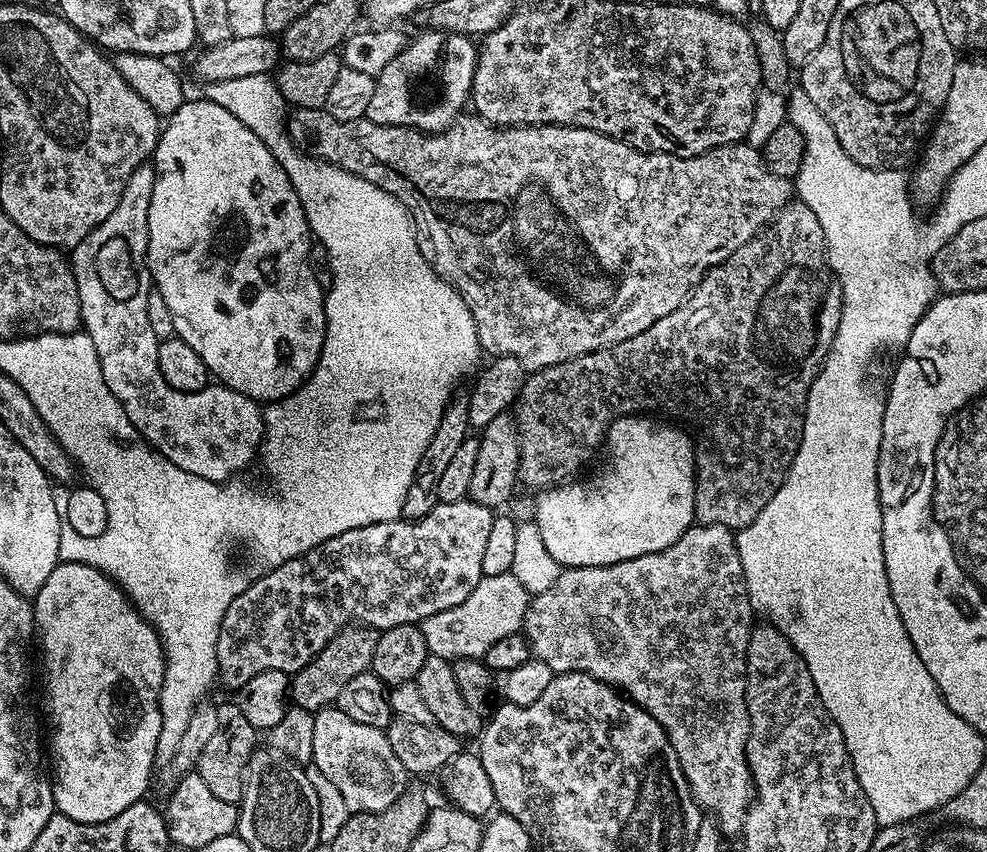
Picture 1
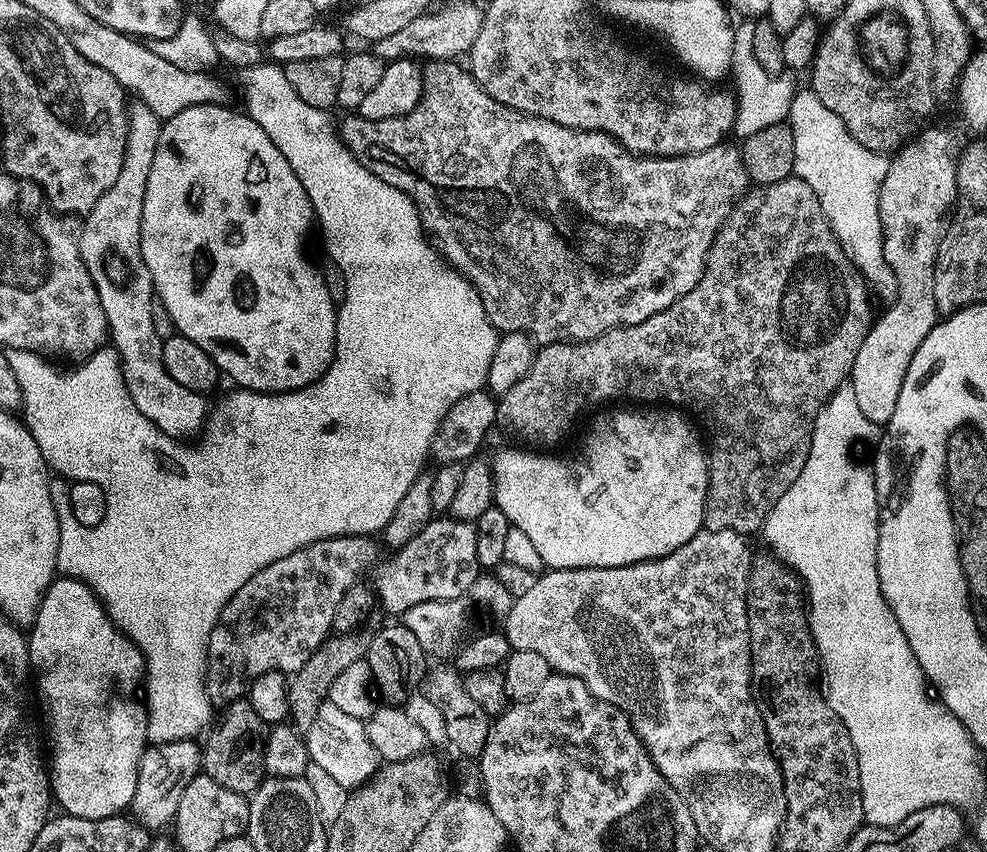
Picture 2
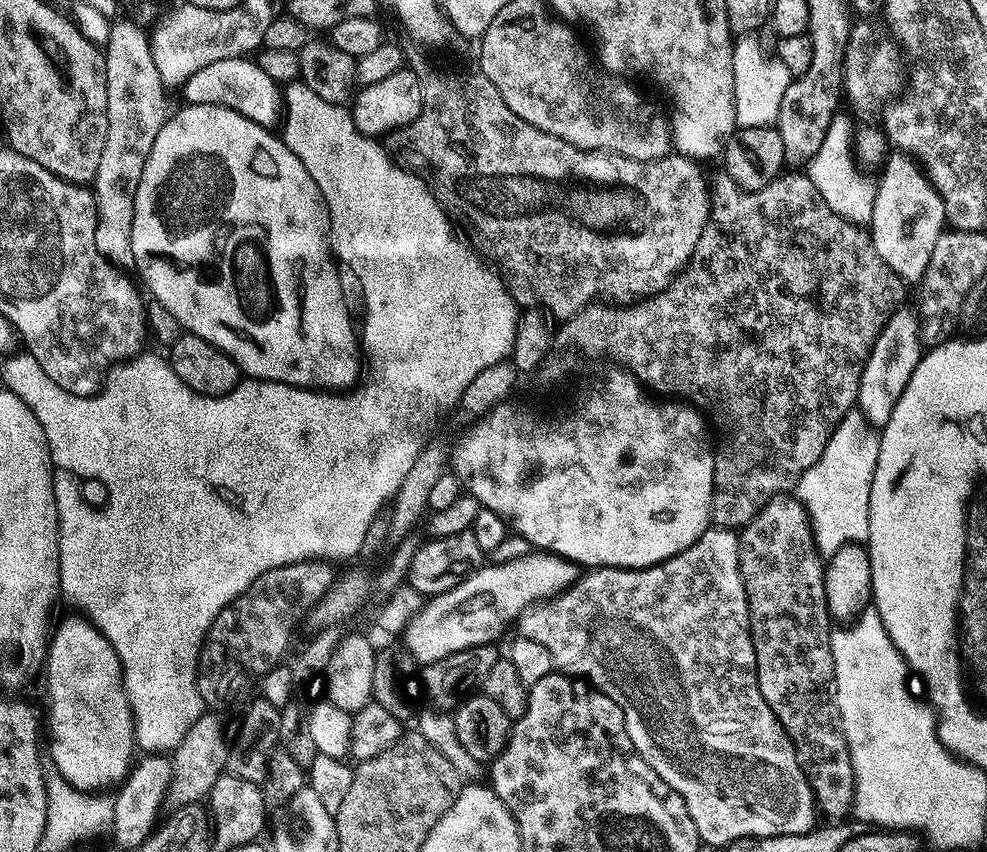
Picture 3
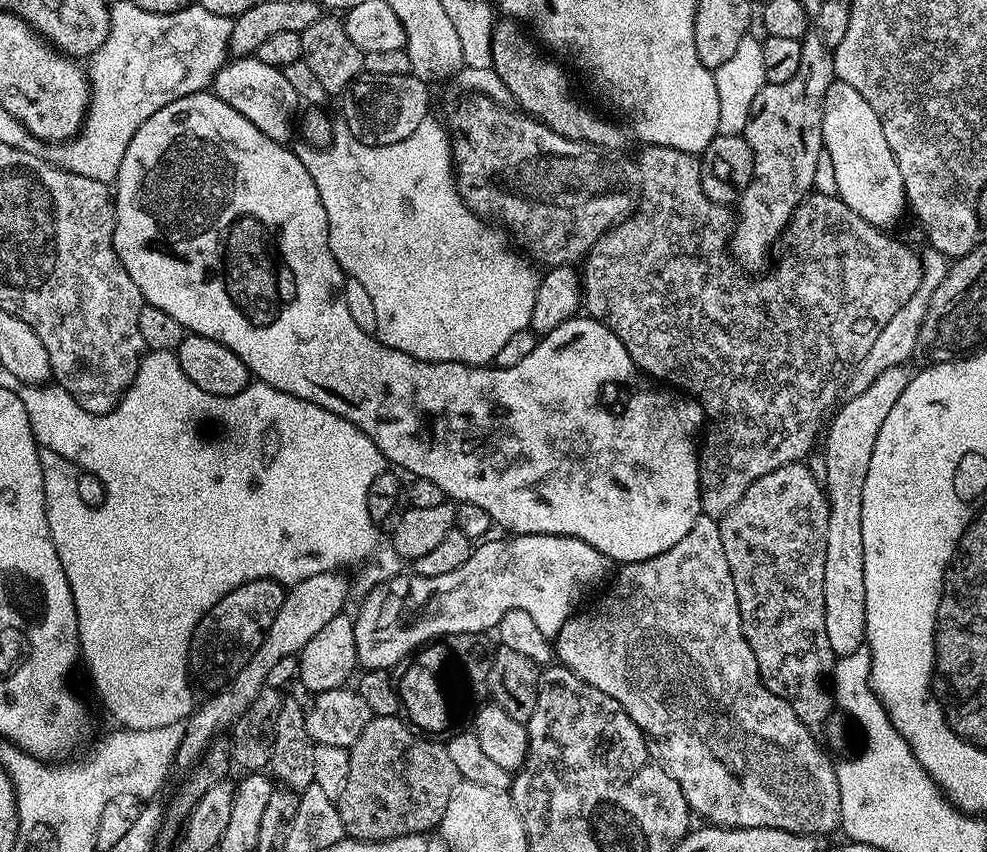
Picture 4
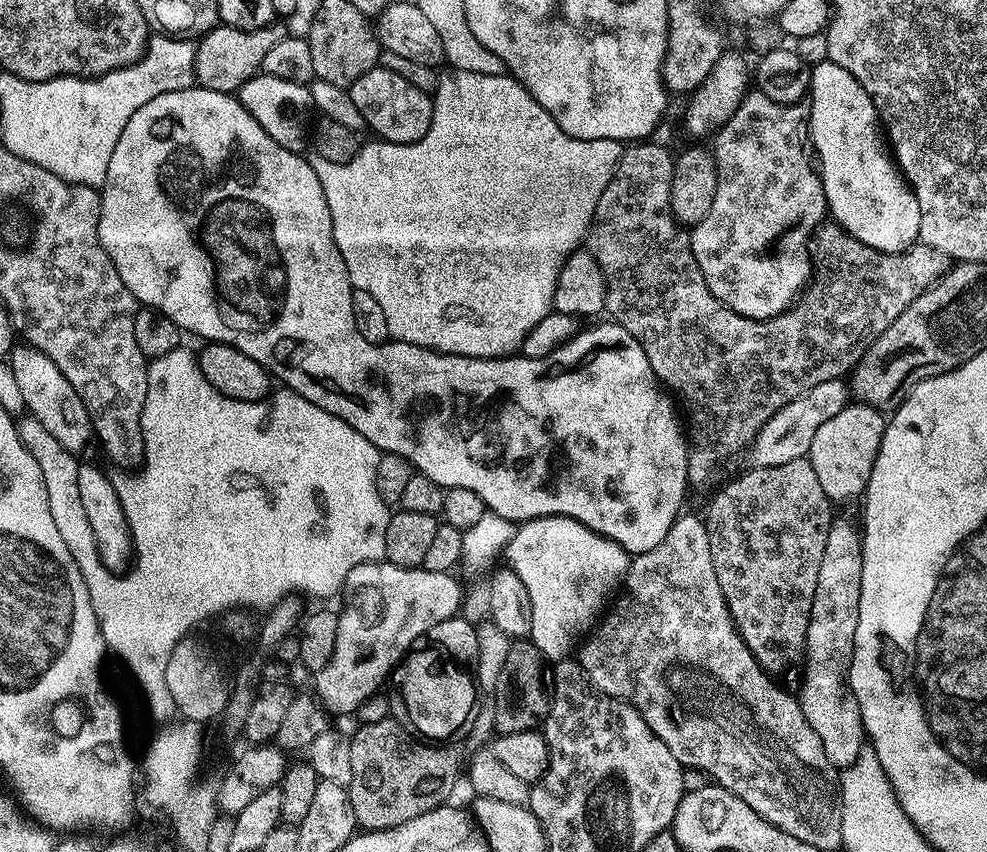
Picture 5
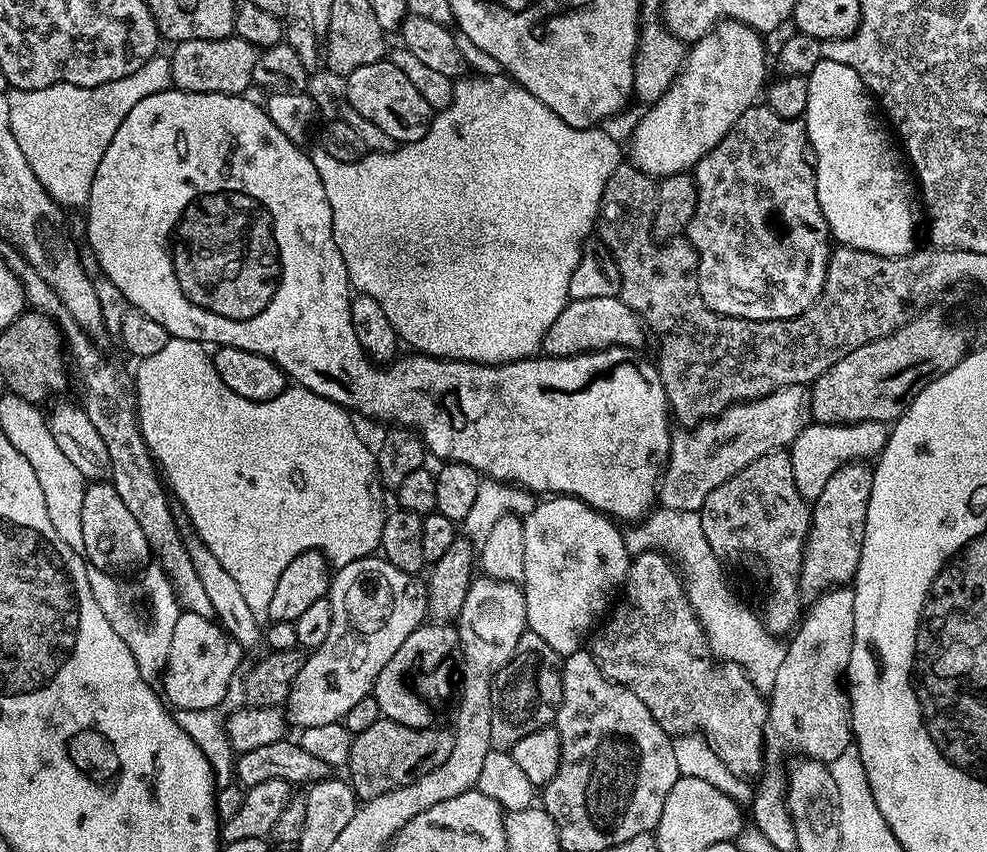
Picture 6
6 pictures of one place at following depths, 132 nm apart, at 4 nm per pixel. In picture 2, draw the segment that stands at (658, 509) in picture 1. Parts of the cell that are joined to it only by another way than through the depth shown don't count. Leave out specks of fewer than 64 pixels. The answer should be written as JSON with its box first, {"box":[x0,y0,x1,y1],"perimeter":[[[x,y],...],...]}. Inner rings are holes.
{"box":[490,406,708,568],"perimeter":[[[652,406],[649,412],[631,412],[624,408],[621,412],[608,412],[601,424],[590,429],[580,448],[578,456],[543,456],[540,450],[520,448],[504,448],[493,460],[490,460],[492,472],[492,495],[495,507],[506,514],[513,528],[522,530],[530,538],[531,545],[541,556],[542,565],[553,568],[617,568],[627,564],[638,564],[641,560],[654,560],[657,556],[665,556],[678,546],[690,542],[696,532],[704,528],[704,503],[708,497],[708,457],[705,445],[696,437],[694,429],[688,425],[689,417],[680,410],[661,410]]]}

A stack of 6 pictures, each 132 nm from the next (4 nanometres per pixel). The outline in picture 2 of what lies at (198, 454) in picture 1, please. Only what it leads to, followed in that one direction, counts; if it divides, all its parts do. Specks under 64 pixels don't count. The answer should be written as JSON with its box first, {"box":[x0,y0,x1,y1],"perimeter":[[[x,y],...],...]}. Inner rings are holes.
{"box":[102,280,206,438],"perimeter":[[[136,280],[128,290],[114,290],[104,292],[106,298],[102,304],[114,306],[106,310],[111,347],[120,356],[120,363],[124,370],[124,381],[128,386],[128,393],[134,398],[134,404],[160,432],[167,436],[186,438],[190,432],[197,433],[206,418],[205,397],[198,392],[186,390],[186,386],[178,386],[170,374],[166,374],[166,366],[162,362],[162,346],[164,341],[154,331],[154,321],[150,318],[150,304],[144,300],[144,284]]]}

